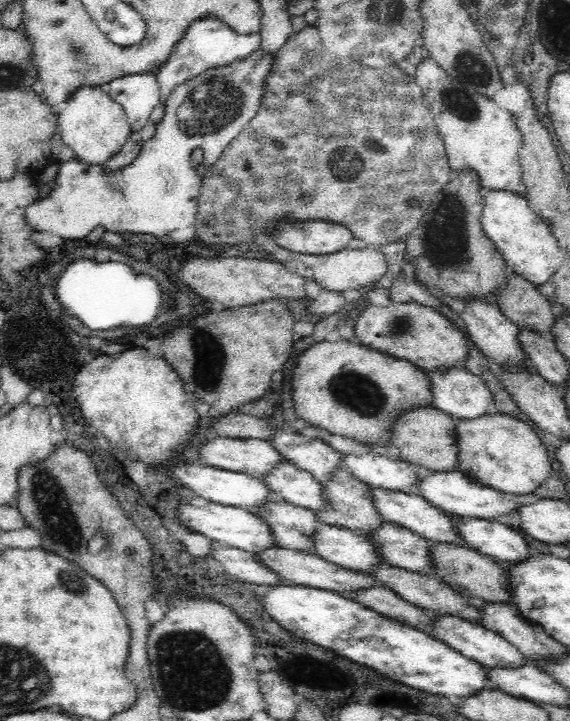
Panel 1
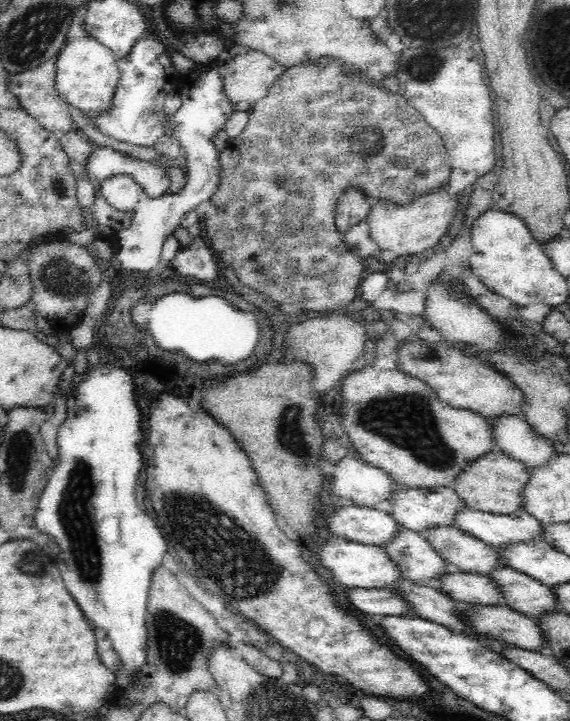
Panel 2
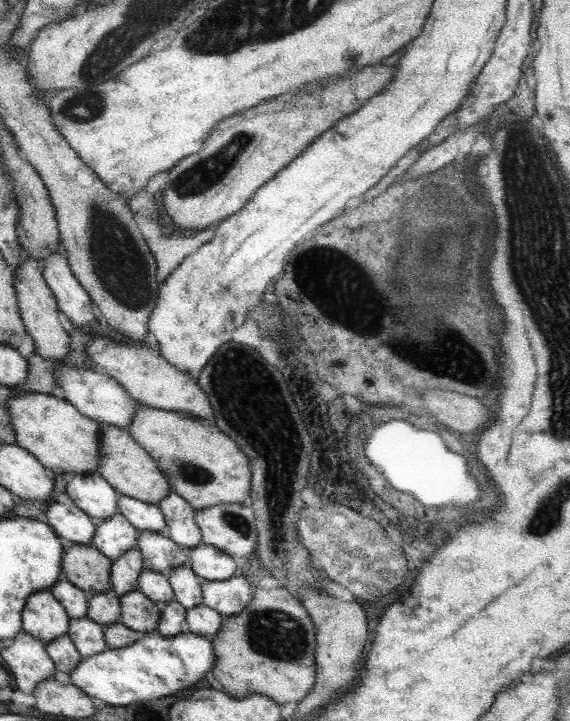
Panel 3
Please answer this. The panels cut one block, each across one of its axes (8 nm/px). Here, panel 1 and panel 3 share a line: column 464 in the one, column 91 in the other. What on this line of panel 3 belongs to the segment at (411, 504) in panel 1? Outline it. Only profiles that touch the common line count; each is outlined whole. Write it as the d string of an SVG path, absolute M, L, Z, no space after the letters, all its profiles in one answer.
M119 512L96 526L90 545L110 561L136 546L139 531Z

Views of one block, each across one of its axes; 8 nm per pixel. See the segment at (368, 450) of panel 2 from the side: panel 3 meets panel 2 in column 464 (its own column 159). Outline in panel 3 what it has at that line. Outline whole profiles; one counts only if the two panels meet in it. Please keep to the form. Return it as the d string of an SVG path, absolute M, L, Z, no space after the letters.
M140 406L128 425L127 432L141 445L151 459L156 462L170 487L170 491L180 496L194 510L209 508L217 504L242 504L250 496L249 462L241 449L225 436L211 418L199 418L186 412L161 411Z

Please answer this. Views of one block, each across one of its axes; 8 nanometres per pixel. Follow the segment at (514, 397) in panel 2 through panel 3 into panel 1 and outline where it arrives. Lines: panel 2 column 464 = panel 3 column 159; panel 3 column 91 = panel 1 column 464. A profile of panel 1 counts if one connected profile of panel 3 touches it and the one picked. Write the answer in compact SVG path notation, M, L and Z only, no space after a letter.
M419 304L371 305L357 318L355 331L357 343L394 359L406 360L427 375L448 368L464 368L469 358L465 332L458 330L449 318Z

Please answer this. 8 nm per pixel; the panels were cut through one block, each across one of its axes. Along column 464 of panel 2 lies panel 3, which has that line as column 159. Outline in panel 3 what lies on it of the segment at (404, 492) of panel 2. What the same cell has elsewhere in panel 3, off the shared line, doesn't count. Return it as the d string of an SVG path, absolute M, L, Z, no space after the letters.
M170 492L157 502L167 525L167 538L187 549L200 543L201 531L194 519L194 509L177 494Z

